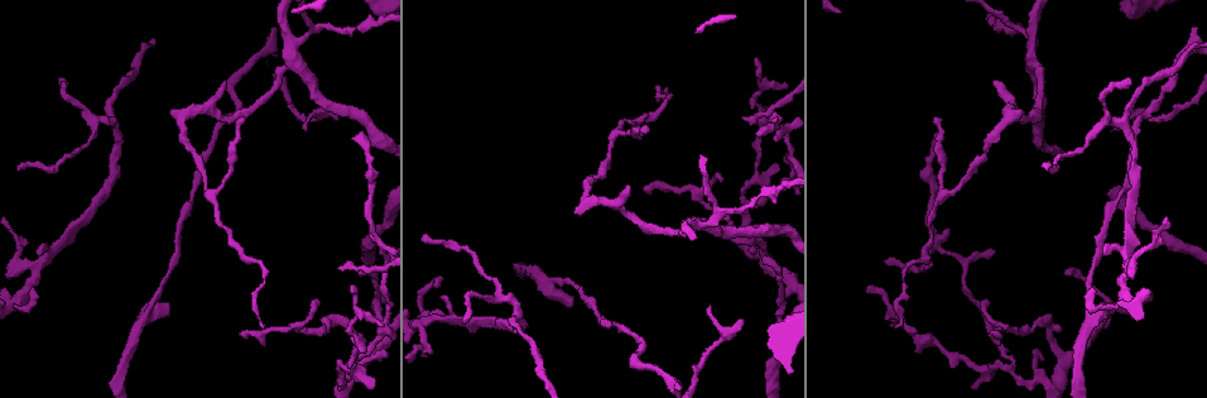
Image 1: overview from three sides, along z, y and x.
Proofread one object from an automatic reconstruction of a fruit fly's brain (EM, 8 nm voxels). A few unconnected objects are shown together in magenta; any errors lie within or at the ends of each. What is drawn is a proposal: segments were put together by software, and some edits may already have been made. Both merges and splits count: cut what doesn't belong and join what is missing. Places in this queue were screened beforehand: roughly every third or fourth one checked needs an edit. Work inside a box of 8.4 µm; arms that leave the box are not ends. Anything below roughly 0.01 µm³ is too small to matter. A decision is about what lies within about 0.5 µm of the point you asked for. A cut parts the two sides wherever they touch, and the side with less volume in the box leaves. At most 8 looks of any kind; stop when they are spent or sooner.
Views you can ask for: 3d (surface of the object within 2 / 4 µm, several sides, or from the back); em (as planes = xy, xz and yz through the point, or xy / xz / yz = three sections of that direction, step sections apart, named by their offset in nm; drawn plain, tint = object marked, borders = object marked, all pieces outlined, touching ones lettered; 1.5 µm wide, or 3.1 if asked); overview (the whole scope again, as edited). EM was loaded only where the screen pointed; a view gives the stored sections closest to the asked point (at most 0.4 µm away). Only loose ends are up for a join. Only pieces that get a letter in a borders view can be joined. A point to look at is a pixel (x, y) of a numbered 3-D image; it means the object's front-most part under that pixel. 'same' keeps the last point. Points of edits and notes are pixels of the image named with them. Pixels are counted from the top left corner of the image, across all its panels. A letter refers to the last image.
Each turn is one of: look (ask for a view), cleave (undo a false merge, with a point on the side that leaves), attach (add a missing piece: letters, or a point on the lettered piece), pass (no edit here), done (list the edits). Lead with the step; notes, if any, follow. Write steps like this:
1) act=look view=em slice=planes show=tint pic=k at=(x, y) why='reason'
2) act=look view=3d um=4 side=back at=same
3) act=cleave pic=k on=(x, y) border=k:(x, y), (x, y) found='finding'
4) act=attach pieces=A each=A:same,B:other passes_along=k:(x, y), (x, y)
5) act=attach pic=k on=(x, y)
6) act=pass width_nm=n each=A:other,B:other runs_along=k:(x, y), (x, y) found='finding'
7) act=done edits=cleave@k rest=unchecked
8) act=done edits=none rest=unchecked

act=look view=em slice=planes show=borders pic=1 at=(353, 139) why='tapers out'

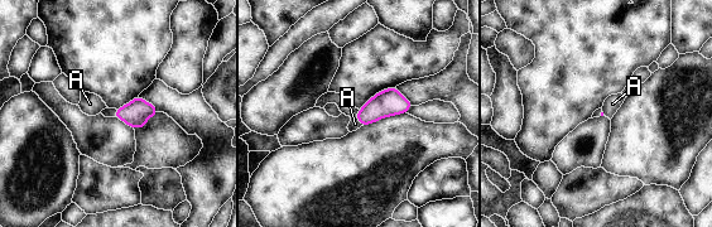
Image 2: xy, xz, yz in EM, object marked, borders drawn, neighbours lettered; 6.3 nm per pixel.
act=pass longest_contact=A:70nm each=A:other border=2:(356, 117), (362, 125) found='none of them fits'

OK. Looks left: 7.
act=look view=em slice=yz step=4 show=tint pic=1 at=(243, 117) why='an open end'

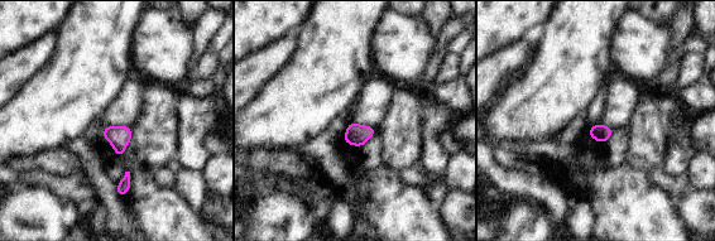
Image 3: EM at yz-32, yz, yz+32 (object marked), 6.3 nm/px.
act=look view=em slice=planes show=borders at=same why='another direction'

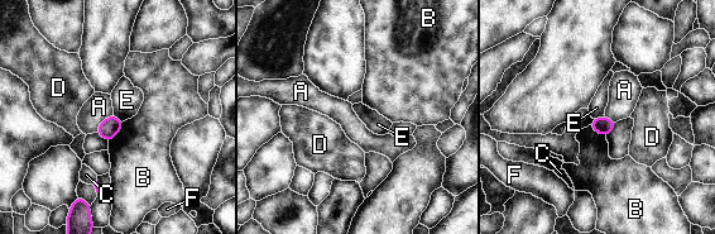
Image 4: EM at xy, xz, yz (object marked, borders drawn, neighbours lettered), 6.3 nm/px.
act=pass each=A:other,B:other,C:other,D:other,E:other,F:other border=4:(604, 115), (594, 119) found='no lettered piece goes on from it'

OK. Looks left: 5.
act=look view=em slice=xy step=8 show=borders pic=1 at=(438, 284) why='tapers out'

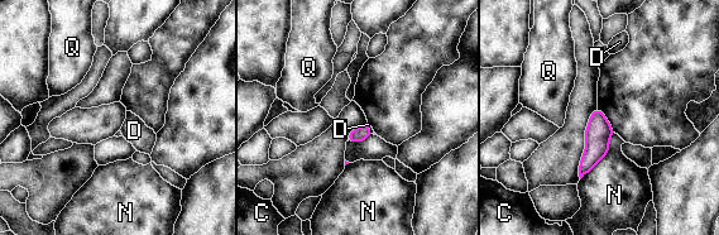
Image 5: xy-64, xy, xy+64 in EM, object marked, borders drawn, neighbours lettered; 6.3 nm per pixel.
act=look view=em slice=planes show=borders at=same

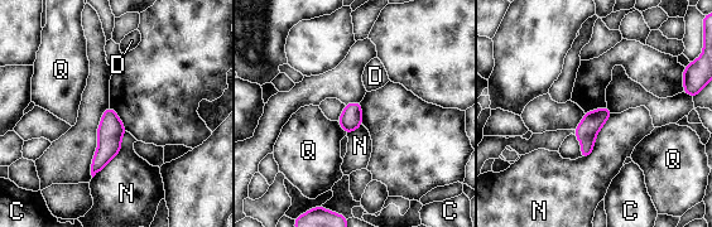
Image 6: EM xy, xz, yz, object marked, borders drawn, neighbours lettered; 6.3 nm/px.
act=pass width_nm=140 each=C:other,D:other,N:other,Q:other border=6:(611, 112), (592, 151), (581, 158) found='none of them fits'

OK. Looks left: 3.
act=done edits=none rest=unchecked

